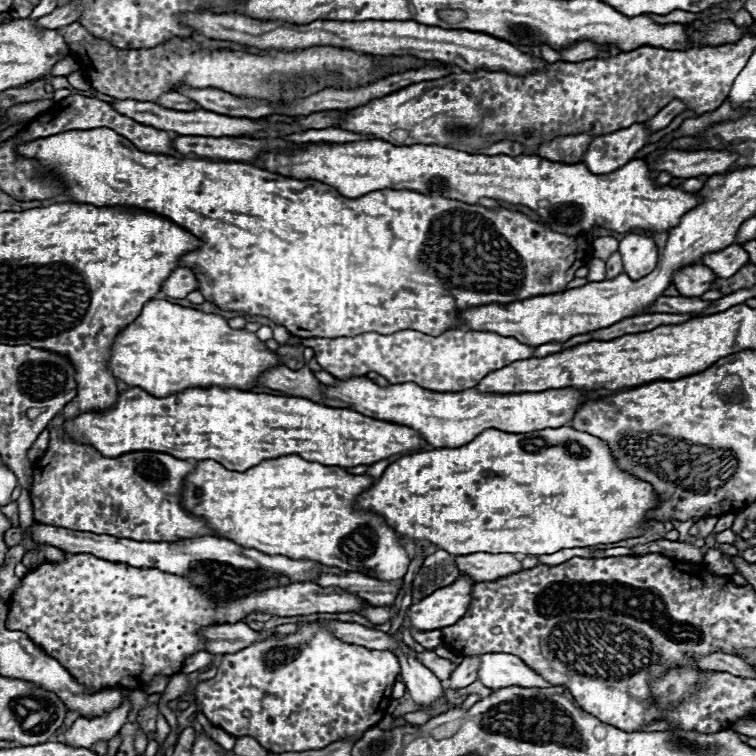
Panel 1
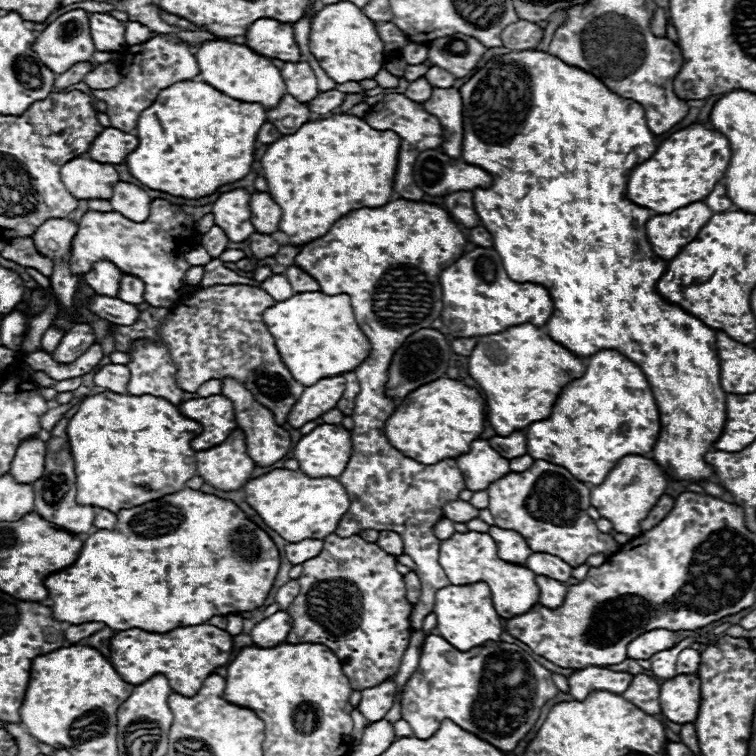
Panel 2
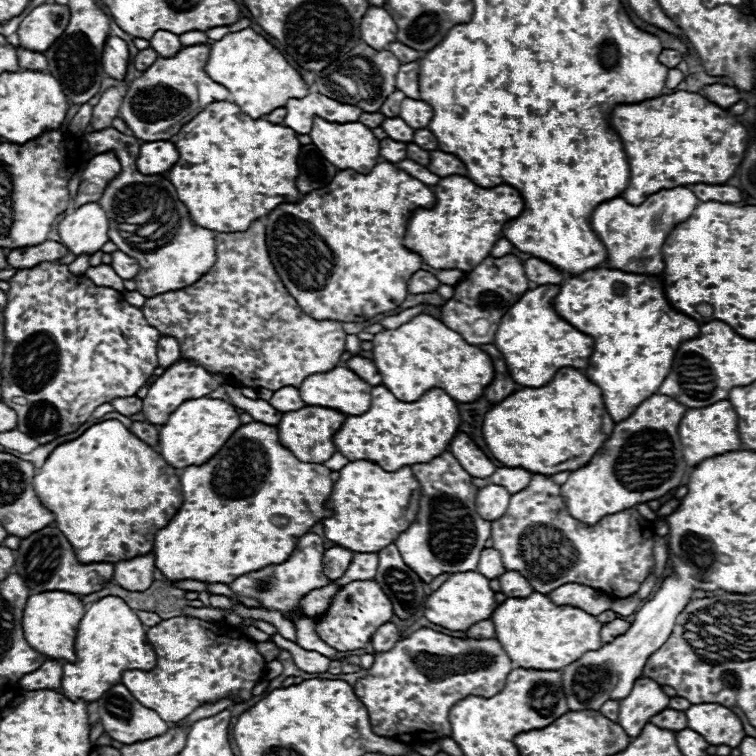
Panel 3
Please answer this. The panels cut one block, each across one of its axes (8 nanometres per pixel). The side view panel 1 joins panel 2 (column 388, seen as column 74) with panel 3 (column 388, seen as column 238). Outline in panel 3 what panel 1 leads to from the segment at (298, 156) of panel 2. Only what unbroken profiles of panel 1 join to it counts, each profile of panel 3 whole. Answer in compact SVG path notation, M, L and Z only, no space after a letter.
M378 162L368 174L340 170L326 188L306 194L298 204L280 204L260 220L266 226L266 244L272 264L298 306L316 320L362 324L398 308L406 300L408 280L412 272L422 268L422 258L402 244L406 224L416 208L432 208L434 204L436 196L426 184L420 184L420 180L390 162Z

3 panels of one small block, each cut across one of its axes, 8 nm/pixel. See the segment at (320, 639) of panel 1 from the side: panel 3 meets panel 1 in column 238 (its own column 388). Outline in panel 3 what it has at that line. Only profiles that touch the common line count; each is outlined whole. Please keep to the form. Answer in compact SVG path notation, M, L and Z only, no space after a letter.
M420 628L408 638L398 640L392 650L374 652L374 664L372 668L368 668L366 676L354 684L354 694L366 706L372 730L376 734L394 738L404 744L430 744L438 738L448 738L452 734L448 712L458 700L470 694L484 698L498 694L504 688L510 670L512 660L494 638L452 638L430 628Z

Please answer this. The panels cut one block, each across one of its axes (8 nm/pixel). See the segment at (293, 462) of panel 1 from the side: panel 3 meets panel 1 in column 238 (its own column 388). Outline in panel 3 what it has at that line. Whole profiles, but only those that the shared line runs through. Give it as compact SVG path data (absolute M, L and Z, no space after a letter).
M370 460L348 462L340 470L340 478L334 484L328 508L334 510L332 518L324 518L324 534L334 544L352 552L380 552L392 544L400 532L416 522L420 508L420 482L412 474L412 466L404 466L396 472L386 472Z

